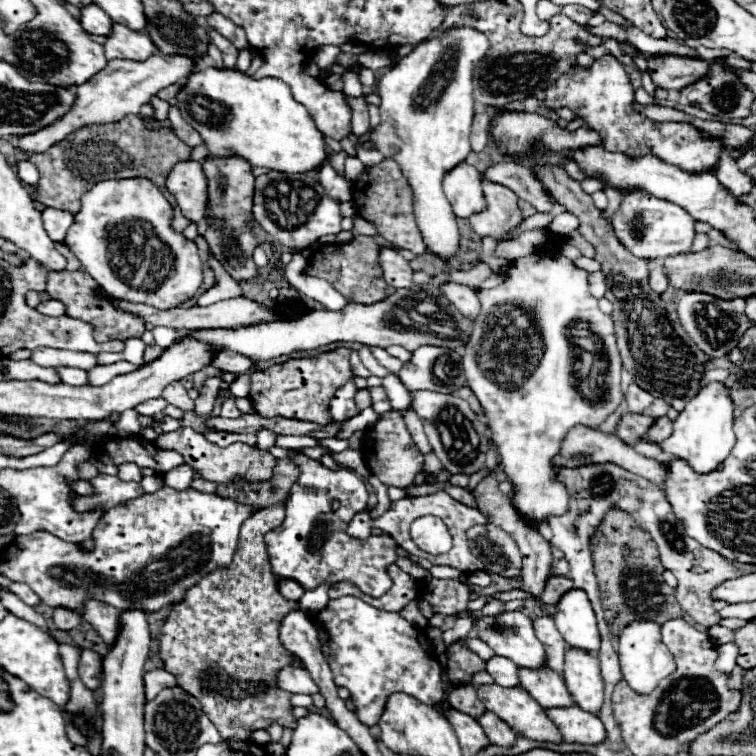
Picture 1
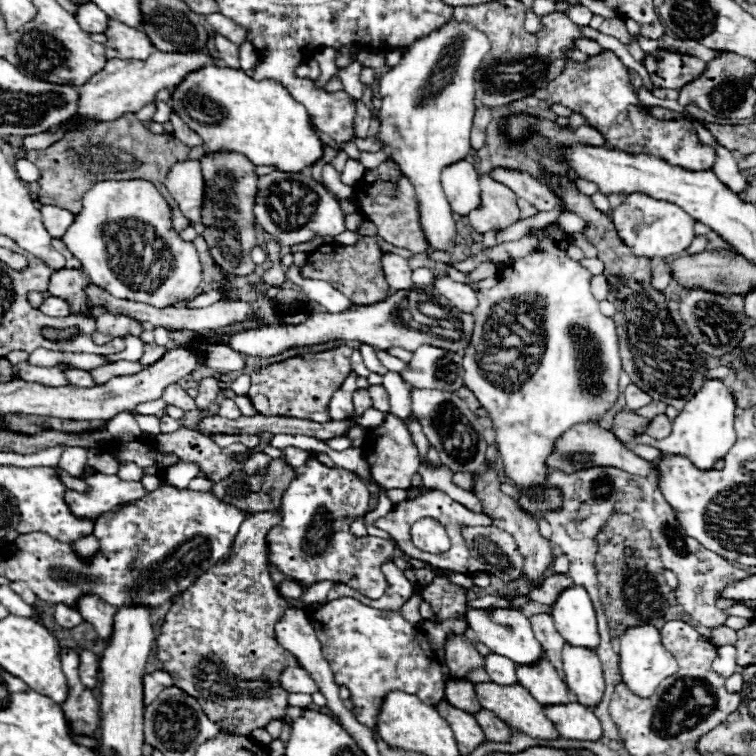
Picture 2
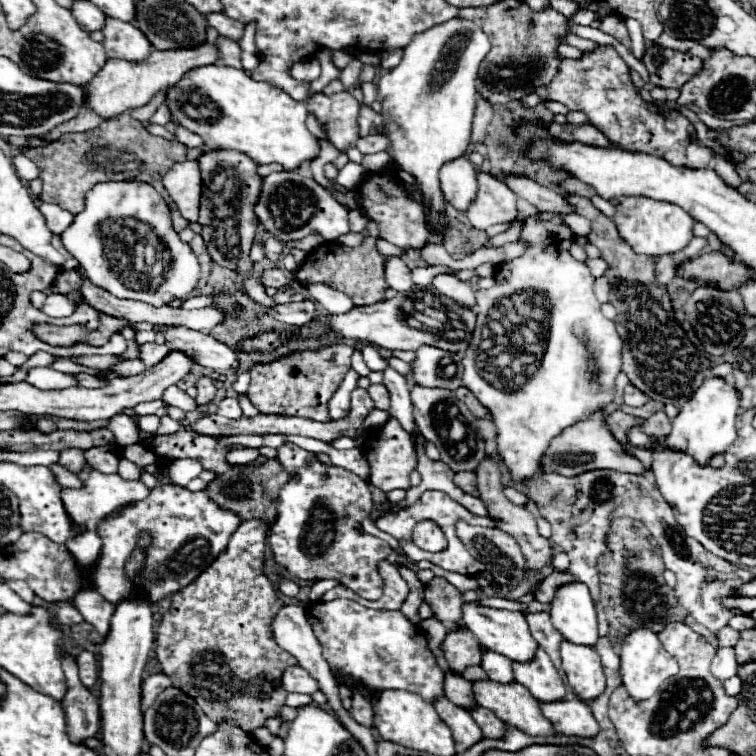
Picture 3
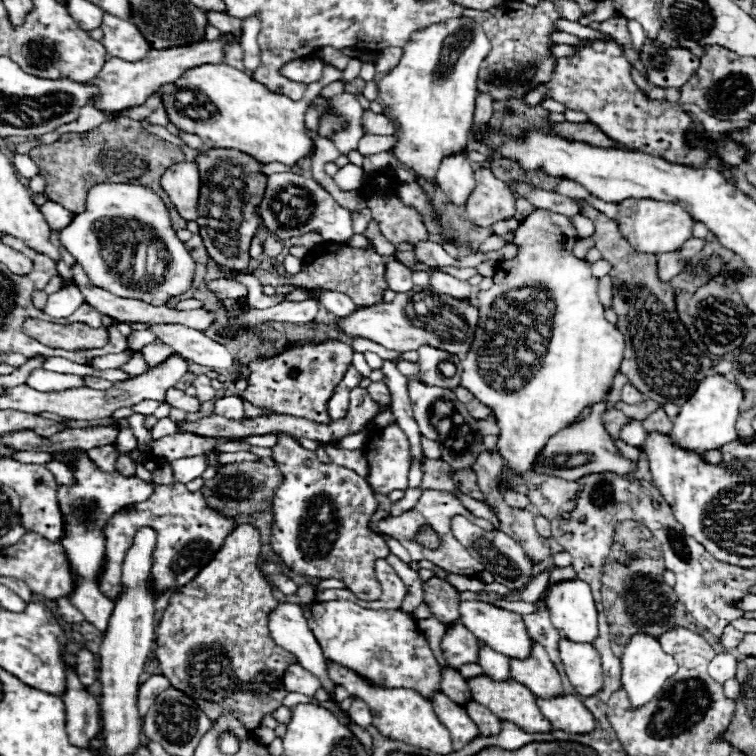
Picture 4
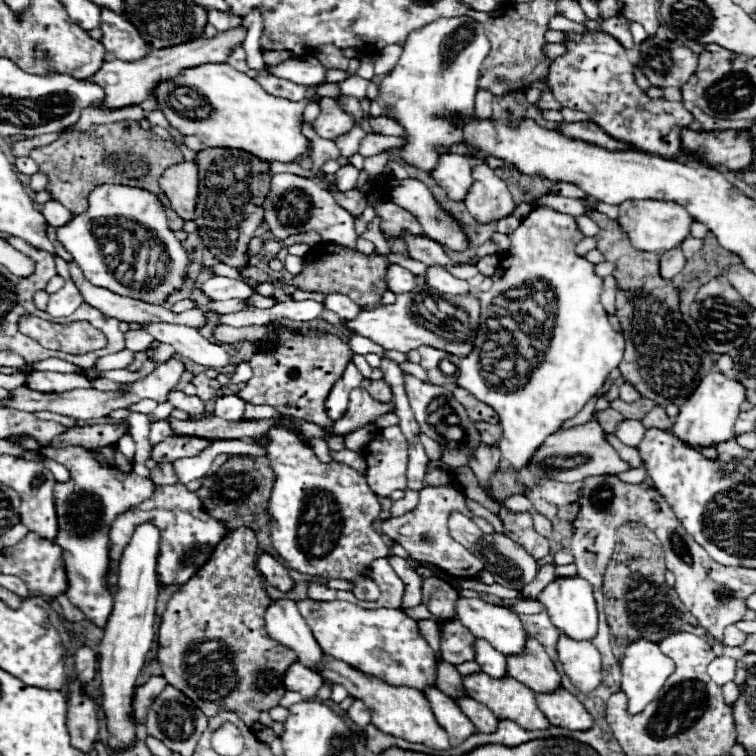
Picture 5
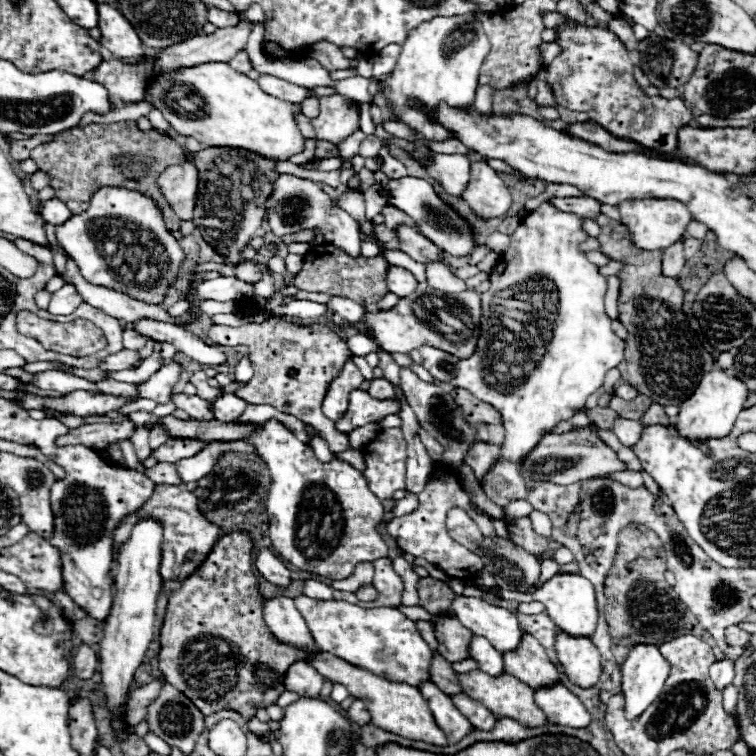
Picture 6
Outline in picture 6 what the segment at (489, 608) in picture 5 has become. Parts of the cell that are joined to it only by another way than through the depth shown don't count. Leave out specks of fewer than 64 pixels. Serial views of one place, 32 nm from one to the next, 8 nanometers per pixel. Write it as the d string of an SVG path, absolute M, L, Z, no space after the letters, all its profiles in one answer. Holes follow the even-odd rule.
M458 596L452 608L454 616L470 628L474 636L484 636L498 652L512 652L520 646L522 628L514 612L466 596Z

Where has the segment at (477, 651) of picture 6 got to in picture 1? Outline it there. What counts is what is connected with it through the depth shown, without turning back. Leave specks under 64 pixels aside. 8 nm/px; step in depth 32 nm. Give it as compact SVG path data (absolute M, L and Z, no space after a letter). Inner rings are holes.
M494 656L492 660L486 662L486 672L490 672L490 676L494 678L494 682L500 684L500 686L504 686L504 688L520 686L518 666L512 660L506 660L502 656Z

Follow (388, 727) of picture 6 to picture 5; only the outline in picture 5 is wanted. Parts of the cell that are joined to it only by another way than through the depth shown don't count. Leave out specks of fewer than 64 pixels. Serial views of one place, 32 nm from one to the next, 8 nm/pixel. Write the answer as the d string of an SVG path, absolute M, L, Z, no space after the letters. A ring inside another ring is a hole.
M322 656L322 670L326 672L324 676L330 682L342 684L350 696L362 700L370 708L370 712L374 712L372 724L378 730L382 730L384 734L404 738L414 744L424 744L424 746L430 746L432 750L438 750L438 752L450 750L450 738L444 732L444 728L438 726L438 720L430 708L430 702L422 696L422 692L418 692L414 688L404 688L404 686L388 686L386 682L370 678L370 676L346 666L344 662L330 658L330 656Z

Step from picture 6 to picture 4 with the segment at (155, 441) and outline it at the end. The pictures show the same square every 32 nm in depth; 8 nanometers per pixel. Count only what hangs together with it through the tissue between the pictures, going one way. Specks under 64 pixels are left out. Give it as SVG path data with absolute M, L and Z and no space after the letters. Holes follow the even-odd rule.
M160 418L158 424L156 424L156 428L152 430L152 438L158 440L158 438L162 438L162 436L174 434L176 430L178 430L178 426L176 426L176 422L174 422L172 418Z

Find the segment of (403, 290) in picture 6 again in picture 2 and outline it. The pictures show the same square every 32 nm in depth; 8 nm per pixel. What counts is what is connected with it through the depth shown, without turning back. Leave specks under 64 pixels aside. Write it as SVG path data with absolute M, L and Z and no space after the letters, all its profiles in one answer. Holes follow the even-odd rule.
M382 254L384 278L394 290L410 290L412 288L412 270L408 262L398 254Z

